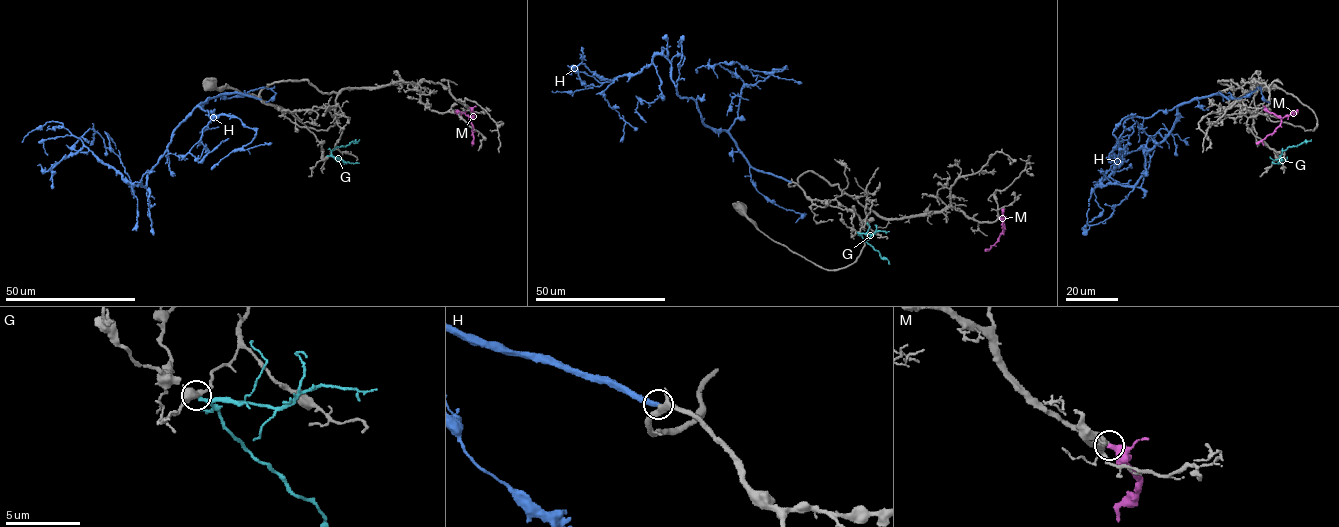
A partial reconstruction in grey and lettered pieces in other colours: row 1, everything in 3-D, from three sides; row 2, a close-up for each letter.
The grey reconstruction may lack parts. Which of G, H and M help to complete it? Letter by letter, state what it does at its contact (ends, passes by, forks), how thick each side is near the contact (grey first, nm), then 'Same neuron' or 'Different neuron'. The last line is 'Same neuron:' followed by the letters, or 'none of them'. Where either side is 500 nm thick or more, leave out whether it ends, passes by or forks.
G: It ends there. Thickness 440 nm (grey) against 240 nm. Different neuron
H: It ends there. Thickness 320 nm (grey) against 380 nm. Different neuron
M: It ends there. Thickness 280 nm (grey) against 480 nm. Same neuron
Same neuron: M

